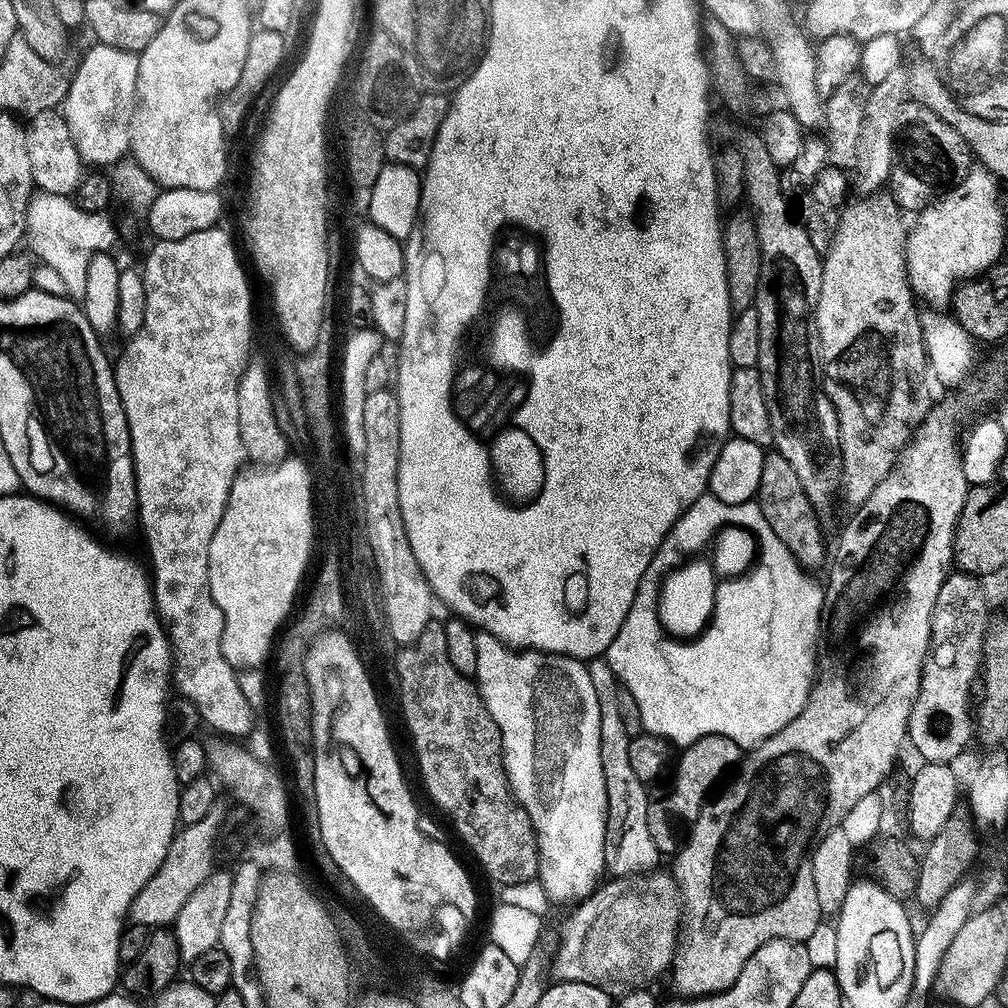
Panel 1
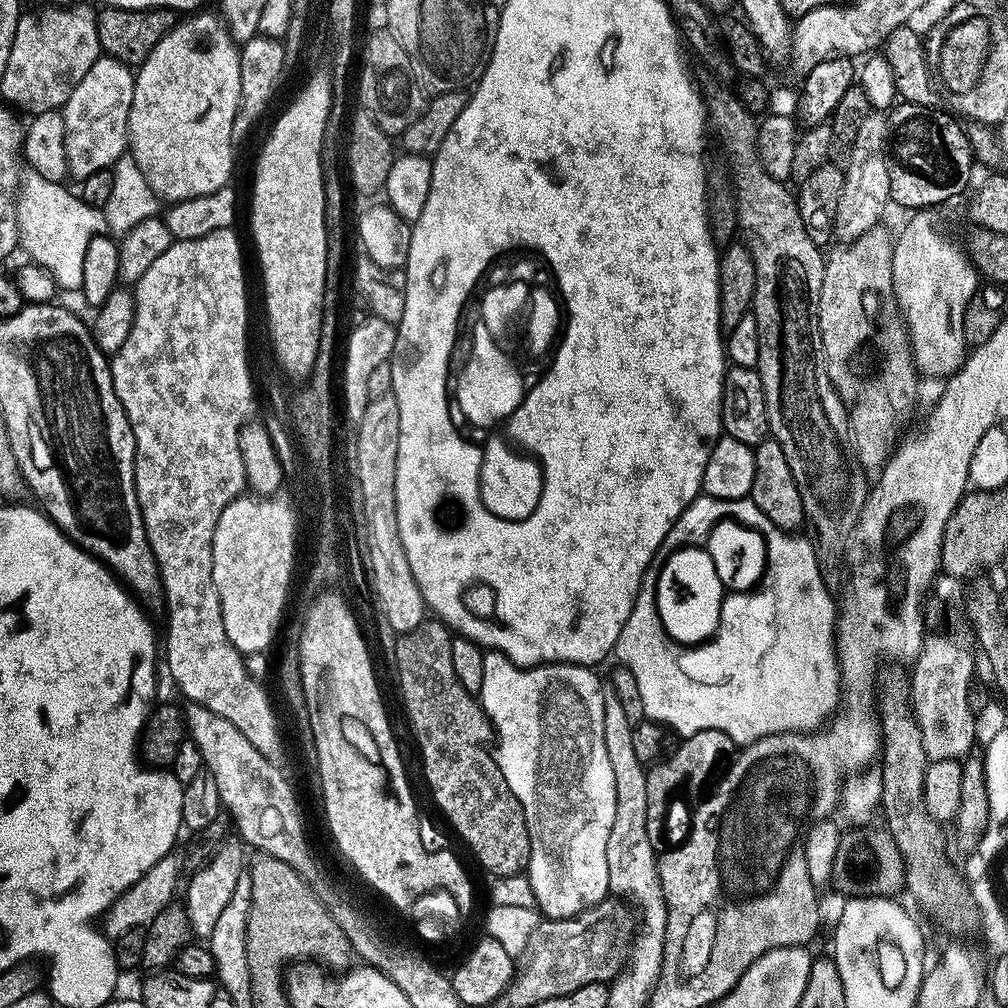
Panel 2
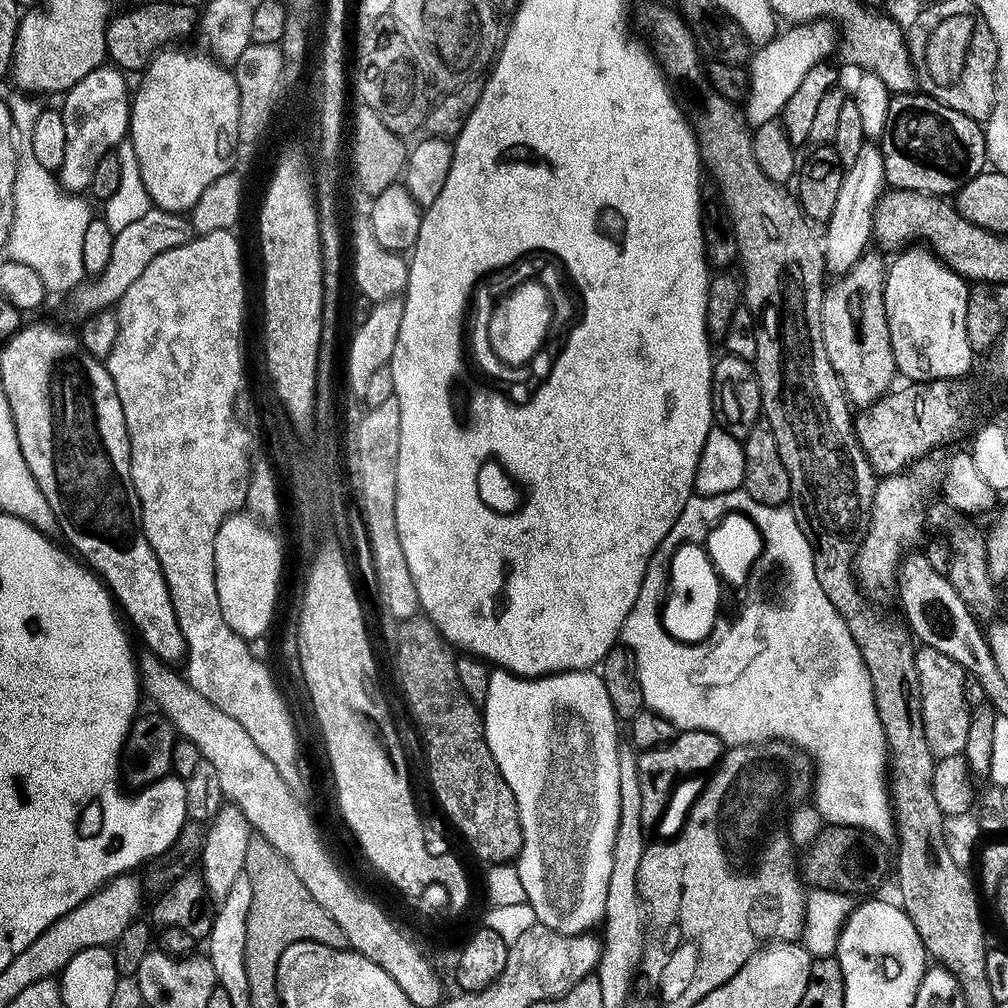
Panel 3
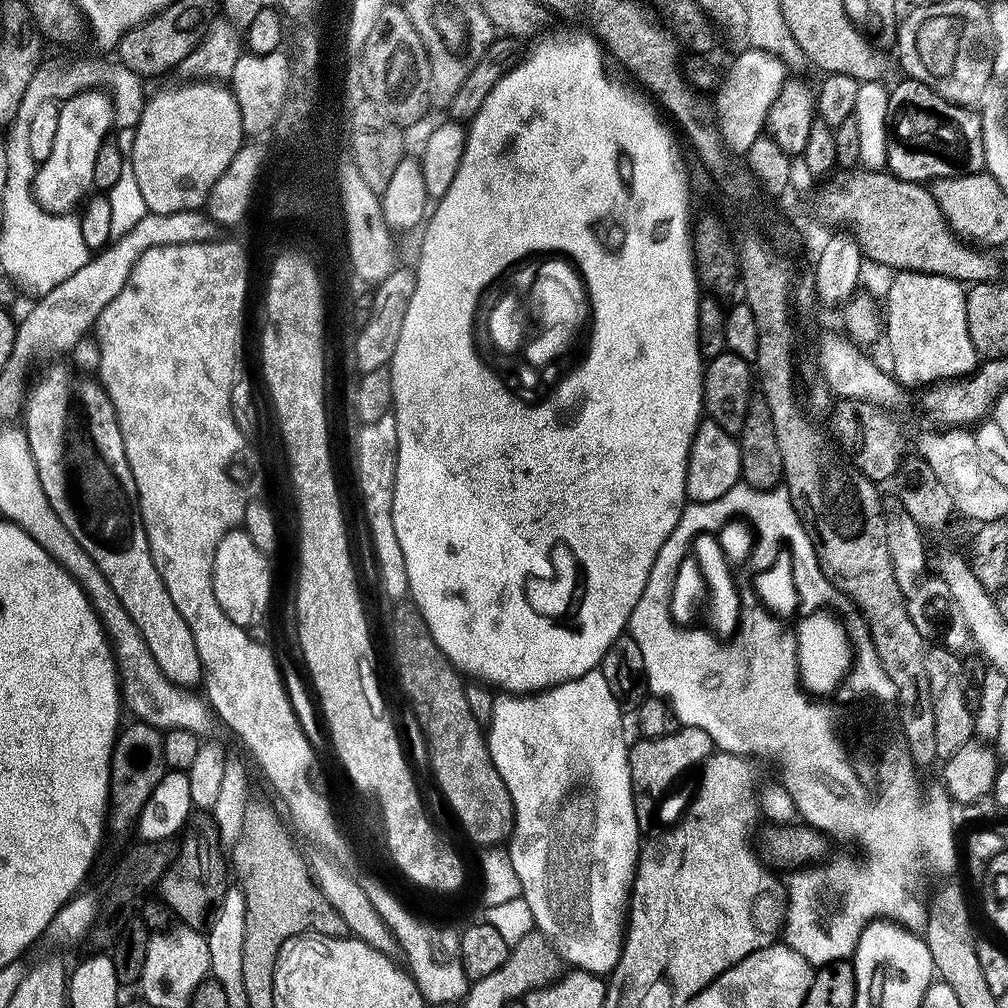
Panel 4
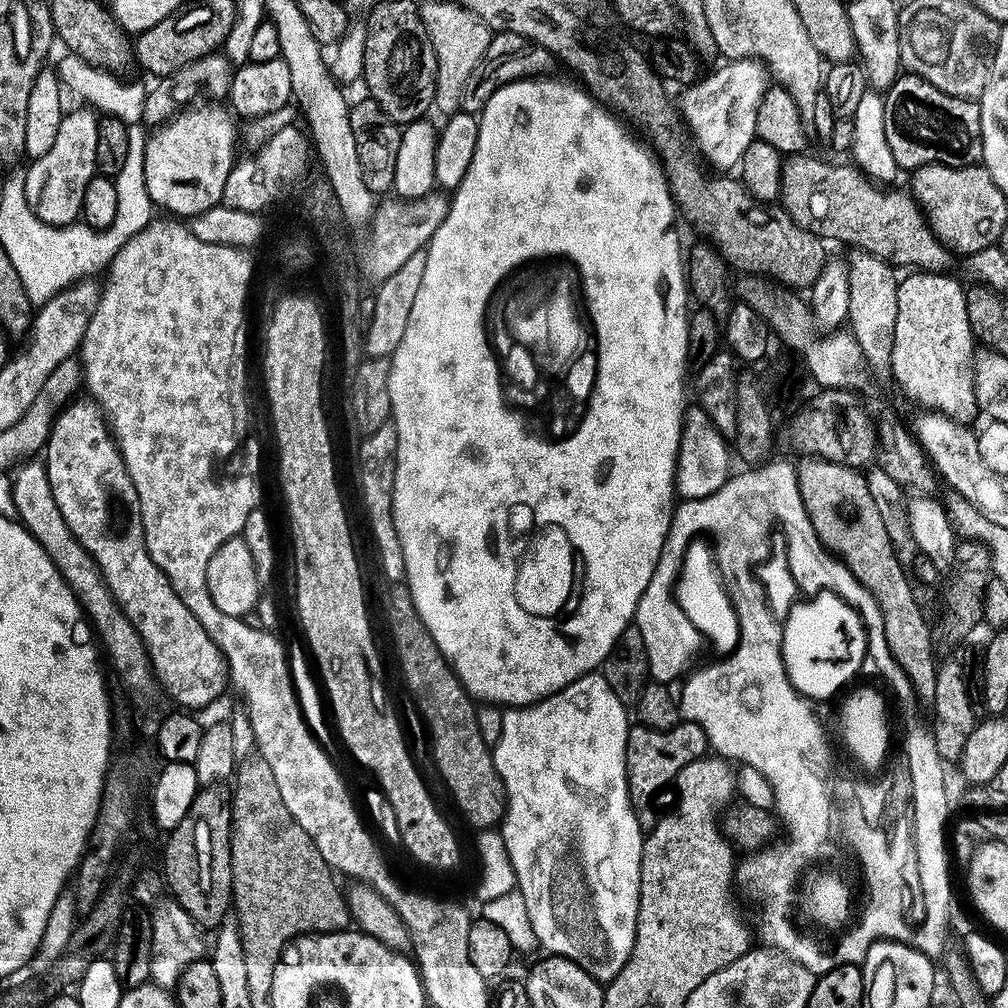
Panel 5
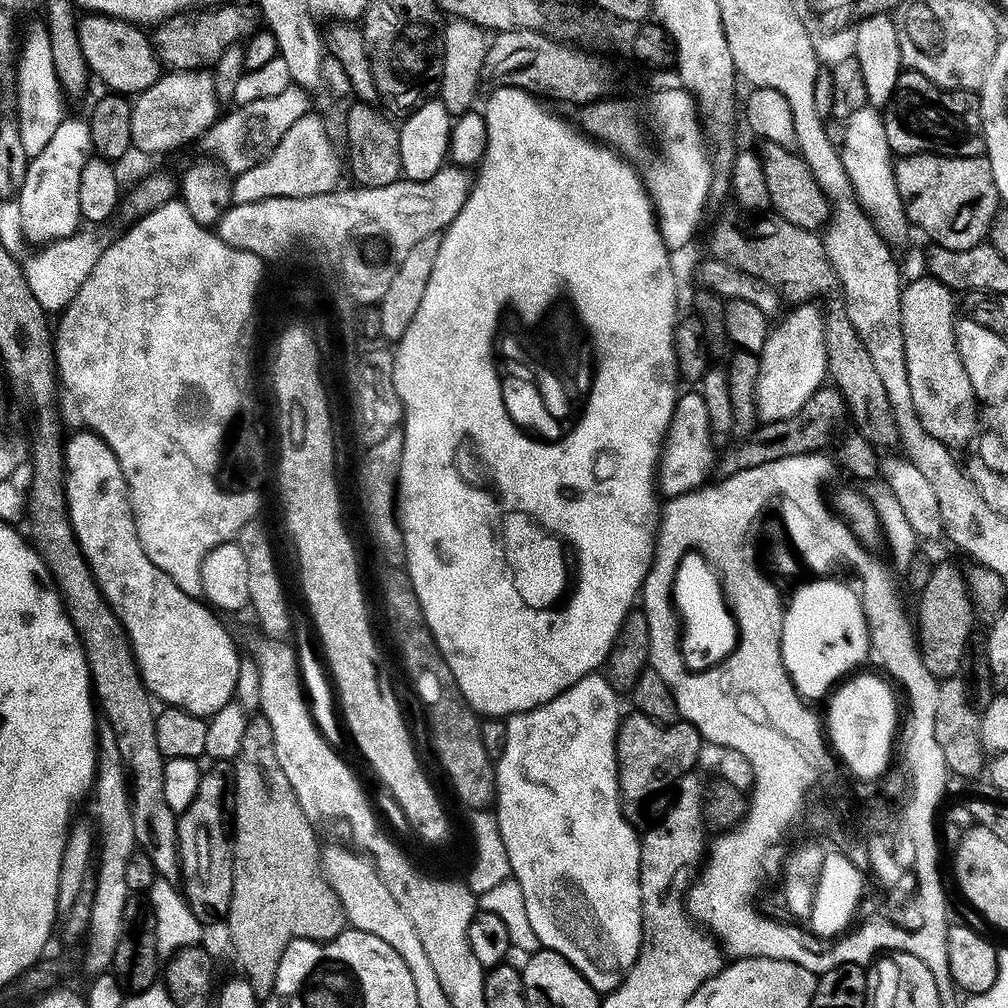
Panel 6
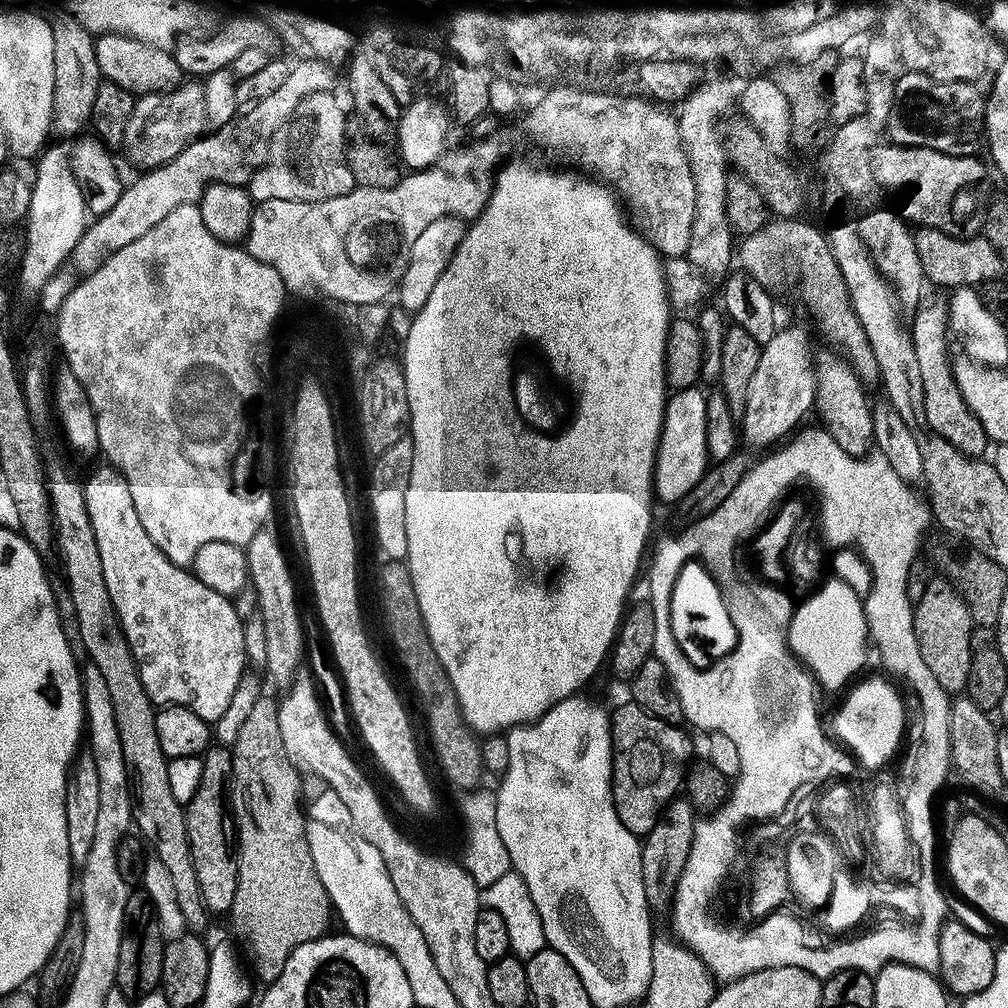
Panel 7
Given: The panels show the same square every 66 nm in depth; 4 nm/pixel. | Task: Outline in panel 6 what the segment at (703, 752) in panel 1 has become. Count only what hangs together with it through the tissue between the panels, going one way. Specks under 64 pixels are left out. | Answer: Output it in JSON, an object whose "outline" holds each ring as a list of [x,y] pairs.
{"outline":[[[635,710],[629,711],[620,722],[616,735],[616,769],[620,783],[620,802],[625,813],[633,814],[643,800],[663,788],[671,789],[680,777],[693,771],[700,756],[702,737],[693,724],[681,718],[674,724],[660,724]]]}

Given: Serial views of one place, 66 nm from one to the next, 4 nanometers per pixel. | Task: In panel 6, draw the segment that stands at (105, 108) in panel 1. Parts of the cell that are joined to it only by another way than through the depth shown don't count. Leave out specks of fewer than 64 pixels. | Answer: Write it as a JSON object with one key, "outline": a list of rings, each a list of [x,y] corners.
{"outline":[[[66,118],[55,130],[46,149],[31,157],[24,184],[16,197],[20,208],[21,230],[30,244],[44,246],[77,233],[82,222],[79,183],[90,149],[87,121]]]}

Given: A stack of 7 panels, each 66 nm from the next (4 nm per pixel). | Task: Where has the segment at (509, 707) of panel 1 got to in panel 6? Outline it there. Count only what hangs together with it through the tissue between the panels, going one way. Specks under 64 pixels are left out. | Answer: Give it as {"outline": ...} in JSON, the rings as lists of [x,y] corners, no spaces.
{"outline":[[[593,674],[583,676],[574,686],[570,686],[562,694],[558,694],[550,702],[538,706],[529,712],[517,712],[507,717],[506,744],[499,759],[495,761],[496,795],[494,797],[494,815],[502,842],[506,842],[506,854],[510,854],[512,867],[511,879],[522,886],[522,898],[526,898],[526,915],[530,918],[530,926],[534,926],[534,934],[543,947],[562,954],[578,971],[594,986],[597,992],[607,994],[617,988],[624,980],[625,974],[634,966],[640,953],[642,938],[642,906],[640,905],[640,842],[634,829],[628,825],[626,815],[620,802],[620,783],[616,769],[616,735],[620,729],[622,711],[618,701],[618,693],[610,686],[607,675]]]}

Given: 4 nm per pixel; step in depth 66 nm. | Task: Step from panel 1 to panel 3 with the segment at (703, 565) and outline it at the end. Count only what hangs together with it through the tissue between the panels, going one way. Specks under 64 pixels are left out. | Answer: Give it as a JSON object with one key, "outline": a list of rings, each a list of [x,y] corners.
{"outline":[[[691,535],[674,546],[672,558],[674,574],[670,586],[664,584],[661,588],[656,620],[666,620],[668,630],[680,638],[709,640],[714,635],[714,622],[720,612],[720,580],[714,570],[714,556],[704,546],[704,536]]]}

